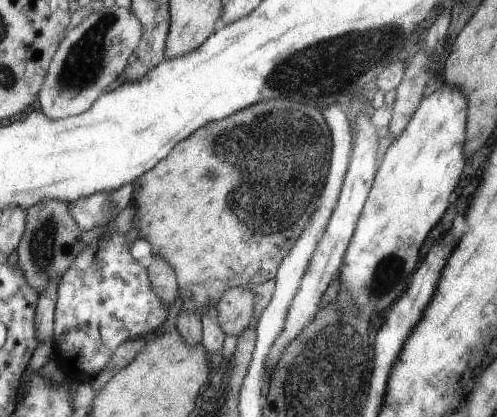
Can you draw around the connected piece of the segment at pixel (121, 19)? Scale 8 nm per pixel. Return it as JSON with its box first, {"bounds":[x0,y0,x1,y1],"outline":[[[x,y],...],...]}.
{"bounds":[39,5,142,120],"outline":[[[114,5],[92,12],[80,24],[68,31],[68,36],[64,38],[58,52],[55,53],[51,68],[48,69],[46,84],[39,92],[40,111],[52,119],[58,120],[88,110],[96,102],[98,96],[115,86],[115,79],[122,75],[122,70],[132,52],[136,50],[141,36],[142,24],[130,9]]]}

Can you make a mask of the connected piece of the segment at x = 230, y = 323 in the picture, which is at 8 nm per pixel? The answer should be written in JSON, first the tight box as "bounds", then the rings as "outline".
{"bounds":[216,285,256,336],"outline":[[[247,285],[230,288],[216,303],[218,322],[226,336],[238,336],[250,324],[256,295]]]}

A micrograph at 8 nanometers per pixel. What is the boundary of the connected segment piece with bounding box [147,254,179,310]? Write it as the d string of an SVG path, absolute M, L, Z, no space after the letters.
M158 254L152 255L152 261L147 269L150 271L151 285L154 287L155 293L163 299L169 310L179 296L176 271L167 259L158 256Z

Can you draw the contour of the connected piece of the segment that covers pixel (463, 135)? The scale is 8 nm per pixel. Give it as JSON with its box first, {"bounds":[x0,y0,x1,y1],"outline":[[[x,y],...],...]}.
{"bounds":[338,83,467,322],"outline":[[[444,83],[436,92],[422,97],[407,128],[384,154],[338,274],[340,286],[344,284],[344,288],[352,294],[358,306],[358,314],[368,318],[368,322],[372,312],[392,306],[394,301],[398,301],[406,292],[411,284],[412,270],[416,270],[418,264],[418,250],[426,240],[428,232],[448,208],[448,196],[458,186],[462,168],[466,166],[464,149],[467,142],[467,114],[467,95],[459,86],[448,86]]]}

